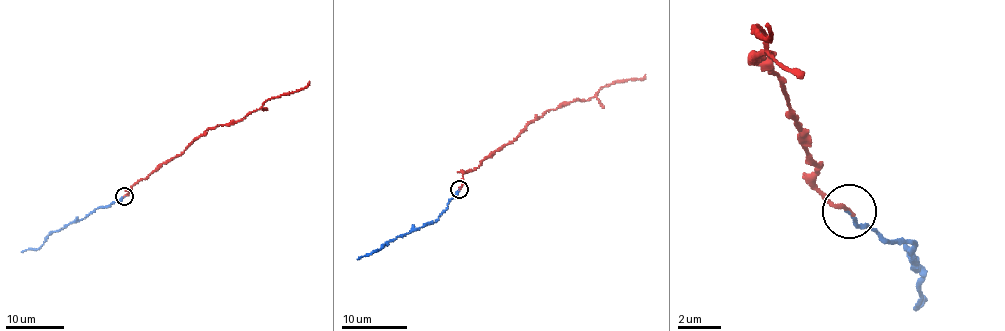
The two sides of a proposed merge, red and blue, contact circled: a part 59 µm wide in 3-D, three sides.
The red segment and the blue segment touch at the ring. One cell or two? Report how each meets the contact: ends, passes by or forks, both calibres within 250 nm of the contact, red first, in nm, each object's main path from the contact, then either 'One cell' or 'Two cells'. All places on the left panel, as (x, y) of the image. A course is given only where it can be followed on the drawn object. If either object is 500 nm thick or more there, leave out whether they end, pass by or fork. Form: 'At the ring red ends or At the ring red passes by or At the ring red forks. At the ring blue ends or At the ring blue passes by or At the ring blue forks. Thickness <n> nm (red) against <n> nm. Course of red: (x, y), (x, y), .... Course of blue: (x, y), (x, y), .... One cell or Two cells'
At the ring red ends. At the ring blue ends. Thickness 200 nm (red) against 150 nm. Course of red: (123, 196), (211, 129), (239, 121), (264, 102), (303, 89), (309, 81). Course of blue: (125, 196), (54, 232), (38, 249), (21, 252). One cell

